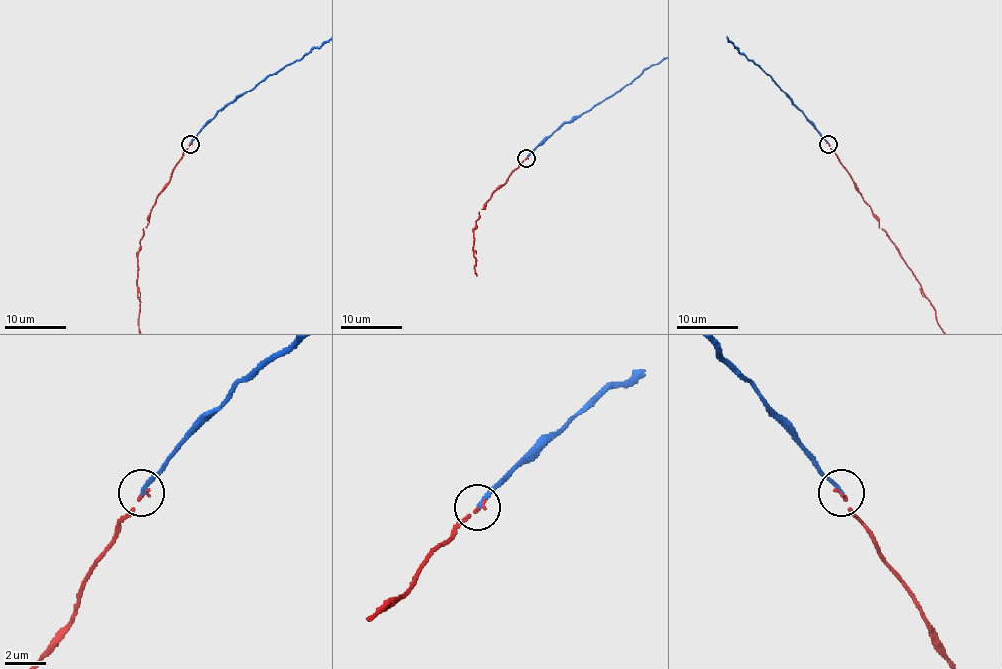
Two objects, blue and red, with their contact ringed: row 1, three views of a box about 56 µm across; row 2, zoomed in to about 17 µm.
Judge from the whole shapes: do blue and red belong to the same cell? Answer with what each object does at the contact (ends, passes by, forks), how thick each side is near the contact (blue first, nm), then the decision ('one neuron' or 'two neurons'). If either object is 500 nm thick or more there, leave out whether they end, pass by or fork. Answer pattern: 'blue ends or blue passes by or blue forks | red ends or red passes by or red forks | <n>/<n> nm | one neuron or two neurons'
blue ends | red ends | 180/130 nm | one neuron

